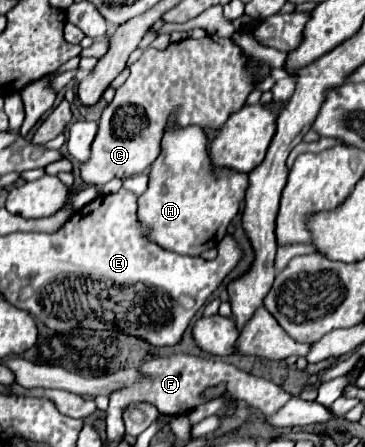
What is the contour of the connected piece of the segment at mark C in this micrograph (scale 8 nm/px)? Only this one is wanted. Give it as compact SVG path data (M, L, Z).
M207 36L201 40L185 38L181 42L169 44L167 50L159 52L155 48L147 48L143 56L131 66L131 74L123 86L117 88L113 102L103 110L99 120L97 136L91 144L89 160L81 162L79 176L83 184L105 186L113 178L129 178L145 172L161 152L161 136L167 126L167 118L173 110L179 110L177 122L181 126L197 124L201 128L221 128L229 120L231 114L245 106L249 92L253 90L253 78L245 70L245 56L233 38Z

